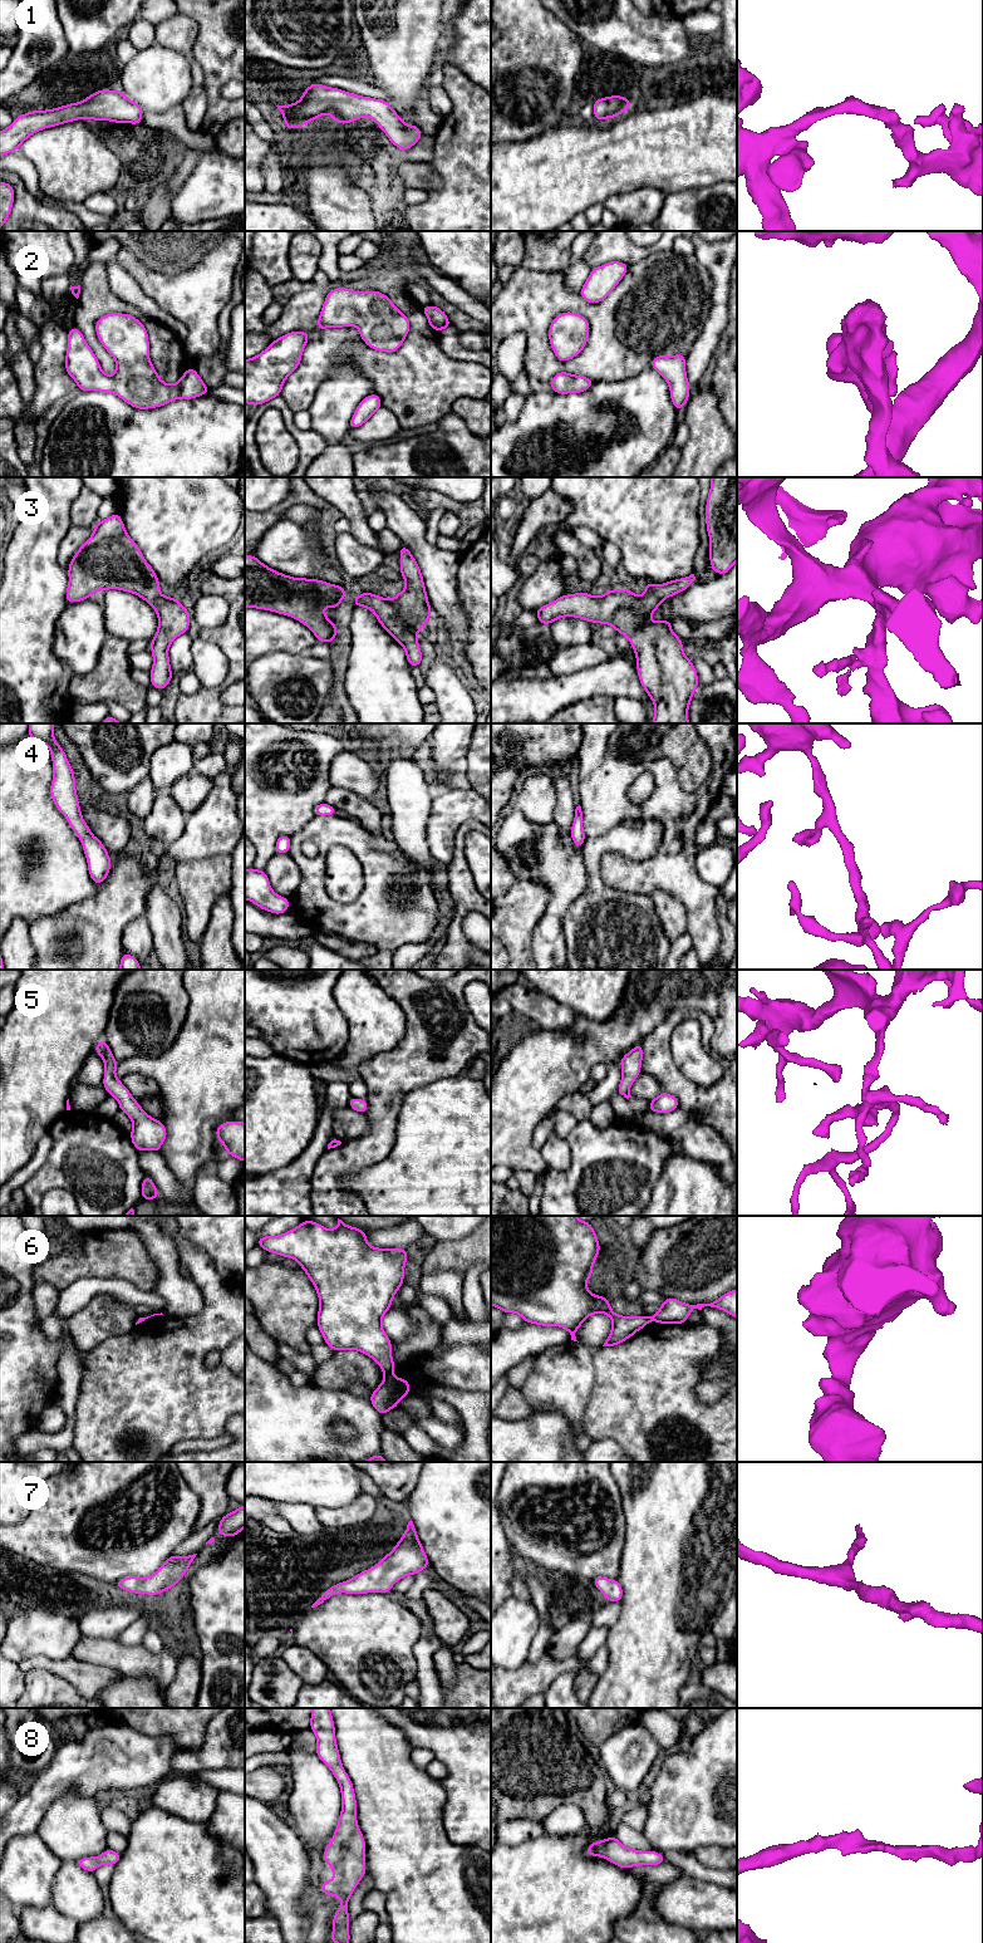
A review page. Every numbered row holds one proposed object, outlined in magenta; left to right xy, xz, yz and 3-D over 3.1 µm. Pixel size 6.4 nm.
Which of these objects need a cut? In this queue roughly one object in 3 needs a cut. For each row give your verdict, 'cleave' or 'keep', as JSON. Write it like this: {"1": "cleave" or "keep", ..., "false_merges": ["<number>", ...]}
{"1": "keep", "2": "keep", "3": "keep", "4": "keep", "5": "keep", "6": "cleave", "7": "keep", "8": "keep", "false_merges": ["6"]}

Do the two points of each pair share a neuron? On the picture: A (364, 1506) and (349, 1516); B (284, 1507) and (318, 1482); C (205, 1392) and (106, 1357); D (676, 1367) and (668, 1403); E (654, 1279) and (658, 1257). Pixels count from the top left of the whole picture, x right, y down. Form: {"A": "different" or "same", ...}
{"A": "same", "B": "different", "C": "same", "D": "same", "E": "same"}

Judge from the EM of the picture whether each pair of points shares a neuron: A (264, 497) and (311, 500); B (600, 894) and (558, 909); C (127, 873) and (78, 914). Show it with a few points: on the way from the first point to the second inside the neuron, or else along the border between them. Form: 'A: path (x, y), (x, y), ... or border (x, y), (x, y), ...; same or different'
A: border (291, 494), (257, 513); different
B: border (588, 882), (588, 886), (570, 904), (565, 914); different
C: path (117, 886), (91, 912); same

